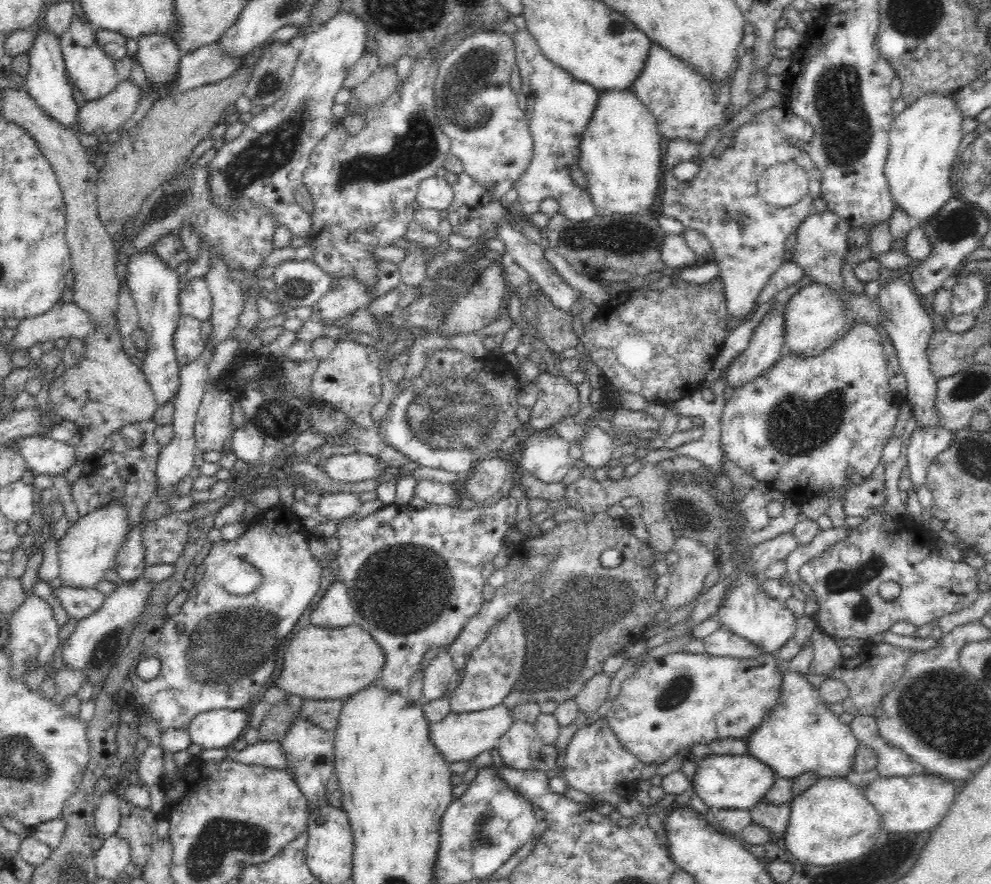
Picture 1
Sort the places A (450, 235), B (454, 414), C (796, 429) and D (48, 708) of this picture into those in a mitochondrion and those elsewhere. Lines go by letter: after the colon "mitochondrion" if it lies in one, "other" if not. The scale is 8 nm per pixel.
A: other
B: mitochondrion
C: mitochondrion
D: other

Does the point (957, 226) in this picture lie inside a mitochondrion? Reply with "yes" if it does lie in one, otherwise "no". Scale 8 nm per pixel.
yes

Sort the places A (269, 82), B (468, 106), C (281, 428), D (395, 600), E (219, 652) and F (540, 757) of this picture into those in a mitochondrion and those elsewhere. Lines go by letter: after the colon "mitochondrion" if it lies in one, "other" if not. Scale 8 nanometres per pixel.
A: mitochondrion
B: mitochondrion
C: other
D: mitochondrion
E: mitochondrion
F: other

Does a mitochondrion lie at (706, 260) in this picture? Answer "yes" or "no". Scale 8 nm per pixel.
no

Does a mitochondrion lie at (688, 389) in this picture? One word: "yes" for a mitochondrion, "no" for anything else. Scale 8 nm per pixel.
no

